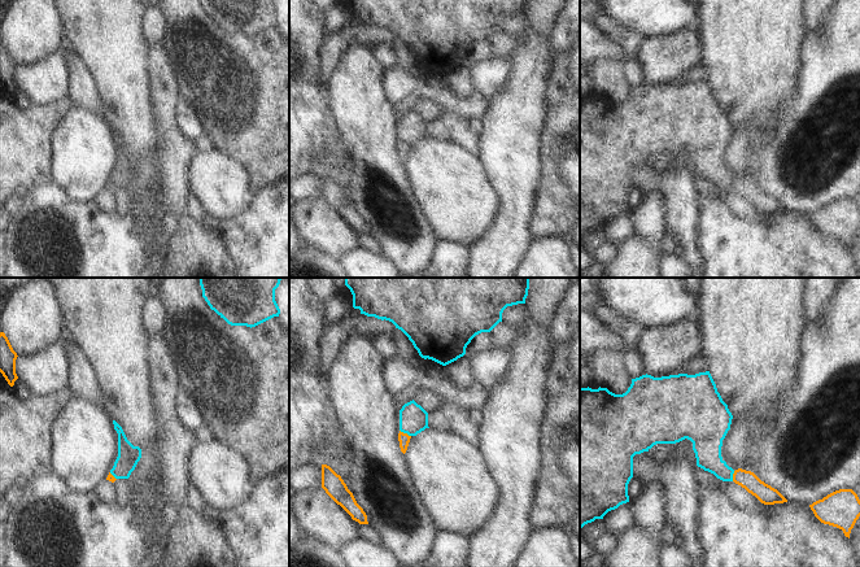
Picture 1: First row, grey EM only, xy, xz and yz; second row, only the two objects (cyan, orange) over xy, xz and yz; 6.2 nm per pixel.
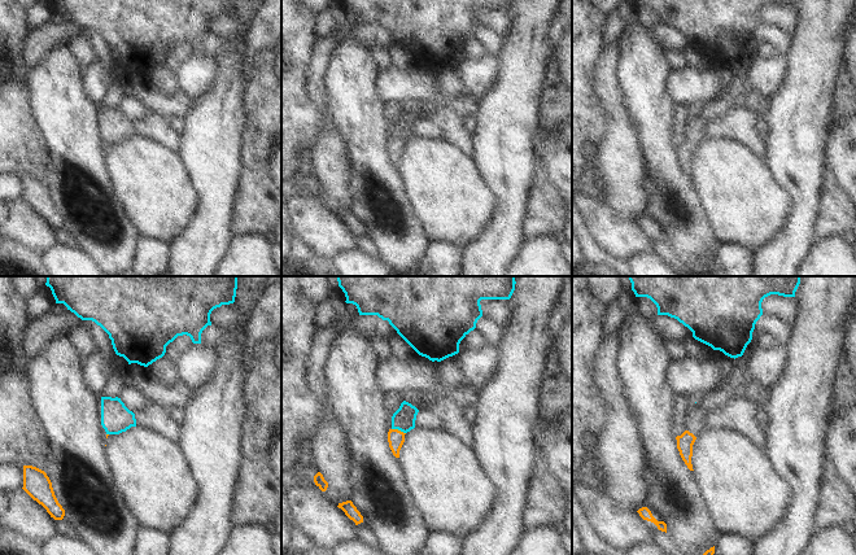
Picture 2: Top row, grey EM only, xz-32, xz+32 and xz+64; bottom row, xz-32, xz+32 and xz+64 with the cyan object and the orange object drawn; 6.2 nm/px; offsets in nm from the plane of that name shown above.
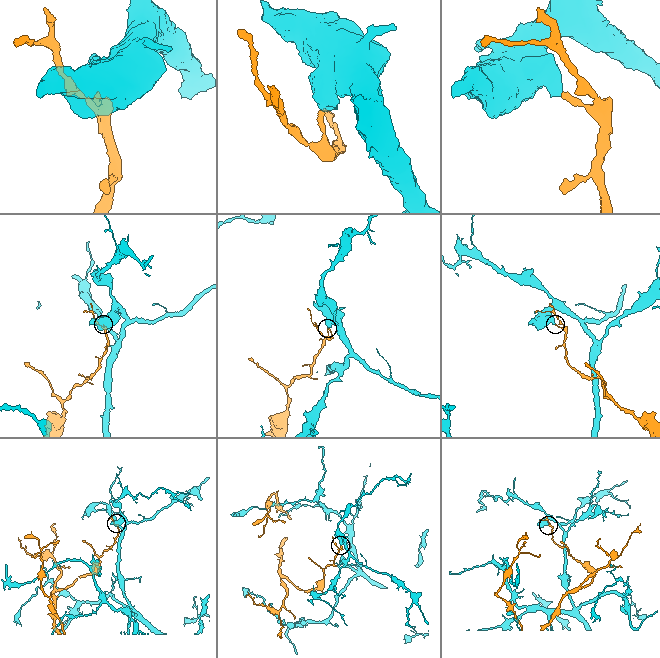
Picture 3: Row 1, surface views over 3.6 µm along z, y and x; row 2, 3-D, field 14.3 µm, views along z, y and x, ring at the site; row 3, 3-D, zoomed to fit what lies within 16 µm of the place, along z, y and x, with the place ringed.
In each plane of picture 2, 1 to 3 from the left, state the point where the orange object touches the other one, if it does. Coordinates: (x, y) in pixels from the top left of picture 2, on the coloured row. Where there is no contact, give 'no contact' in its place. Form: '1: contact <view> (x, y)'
1: no contact
2: contact xz+32 (398, 429)
3: no contact

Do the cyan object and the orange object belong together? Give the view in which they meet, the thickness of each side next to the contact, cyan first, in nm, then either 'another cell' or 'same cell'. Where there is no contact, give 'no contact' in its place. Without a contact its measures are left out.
contact in xz; calibres 180 and 70 nm; another cell

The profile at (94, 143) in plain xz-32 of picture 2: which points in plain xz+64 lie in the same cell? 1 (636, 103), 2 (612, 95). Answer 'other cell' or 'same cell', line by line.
1: same cell
2: other cell

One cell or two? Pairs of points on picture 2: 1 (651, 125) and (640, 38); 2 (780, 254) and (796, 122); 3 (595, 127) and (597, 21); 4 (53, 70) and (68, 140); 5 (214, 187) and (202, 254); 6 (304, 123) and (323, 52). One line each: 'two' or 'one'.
1: one
2: one
3: one
4: one
5: one
6: two

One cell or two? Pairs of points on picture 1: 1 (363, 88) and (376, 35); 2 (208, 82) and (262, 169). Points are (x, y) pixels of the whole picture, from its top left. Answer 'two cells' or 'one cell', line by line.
1: two cells
2: one cell

